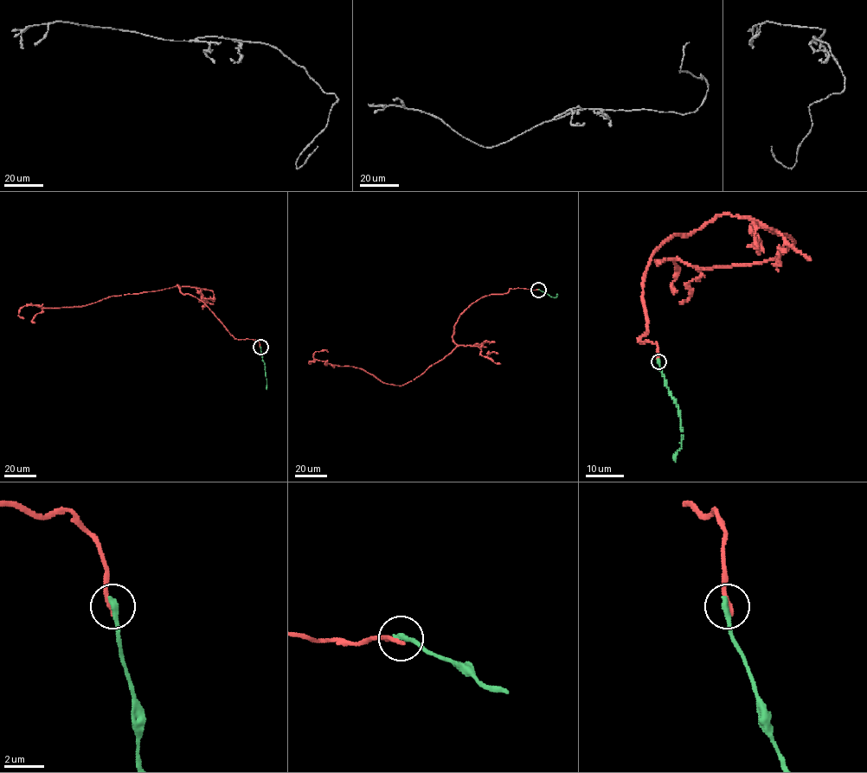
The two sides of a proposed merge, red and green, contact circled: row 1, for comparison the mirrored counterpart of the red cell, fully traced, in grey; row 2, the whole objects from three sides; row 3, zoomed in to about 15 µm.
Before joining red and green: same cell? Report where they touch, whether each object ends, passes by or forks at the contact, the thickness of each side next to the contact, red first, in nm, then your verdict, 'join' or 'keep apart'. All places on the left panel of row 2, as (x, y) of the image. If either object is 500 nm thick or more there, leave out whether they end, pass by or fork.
(260, 347) | red ends | green ends | 240/320 nm | keep apart

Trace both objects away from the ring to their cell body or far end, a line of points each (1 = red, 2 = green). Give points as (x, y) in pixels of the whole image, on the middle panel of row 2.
1: (538, 290), (510, 289), (475, 301), (454, 326), (456, 347), (405, 384), (314, 358), (316, 351), (328, 352)
2: (538, 290), (555, 297), (557, 294)

